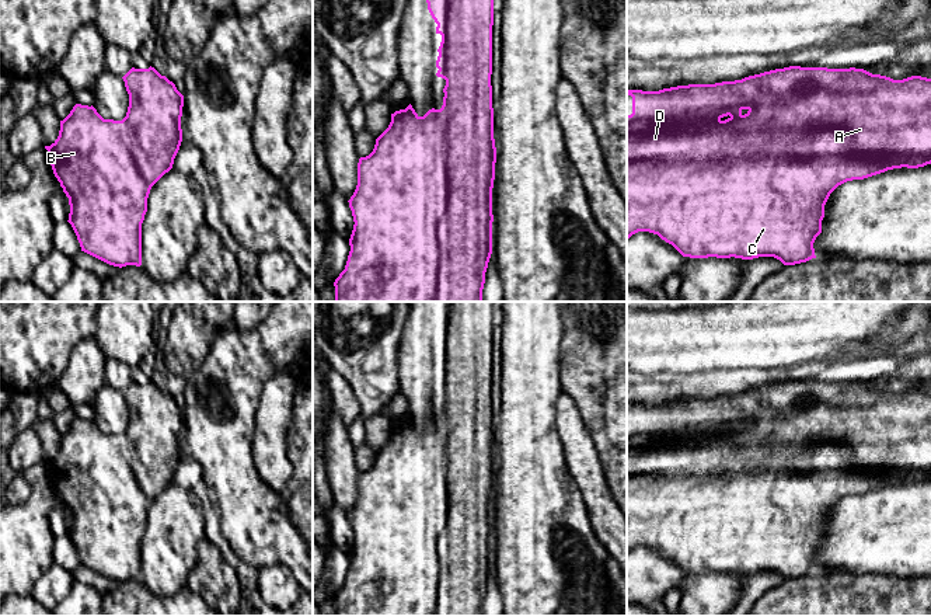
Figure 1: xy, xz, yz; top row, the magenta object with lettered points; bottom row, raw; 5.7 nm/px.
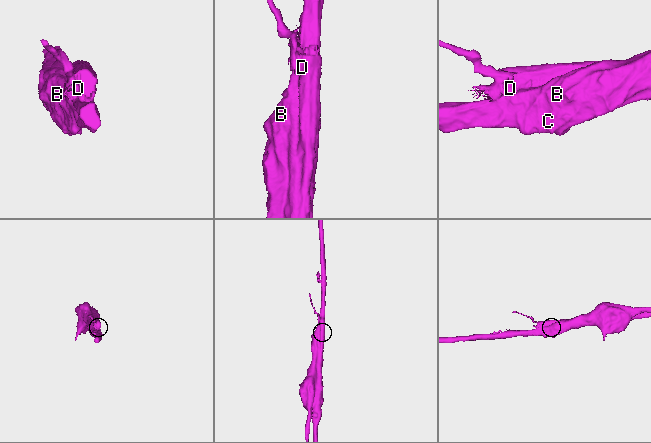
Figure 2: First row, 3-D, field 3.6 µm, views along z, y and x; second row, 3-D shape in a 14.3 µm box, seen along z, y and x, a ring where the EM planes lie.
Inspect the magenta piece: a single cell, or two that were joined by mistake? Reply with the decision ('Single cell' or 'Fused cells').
Fused cells

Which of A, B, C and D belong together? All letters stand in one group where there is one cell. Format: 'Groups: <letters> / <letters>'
Groups: A D / B C

